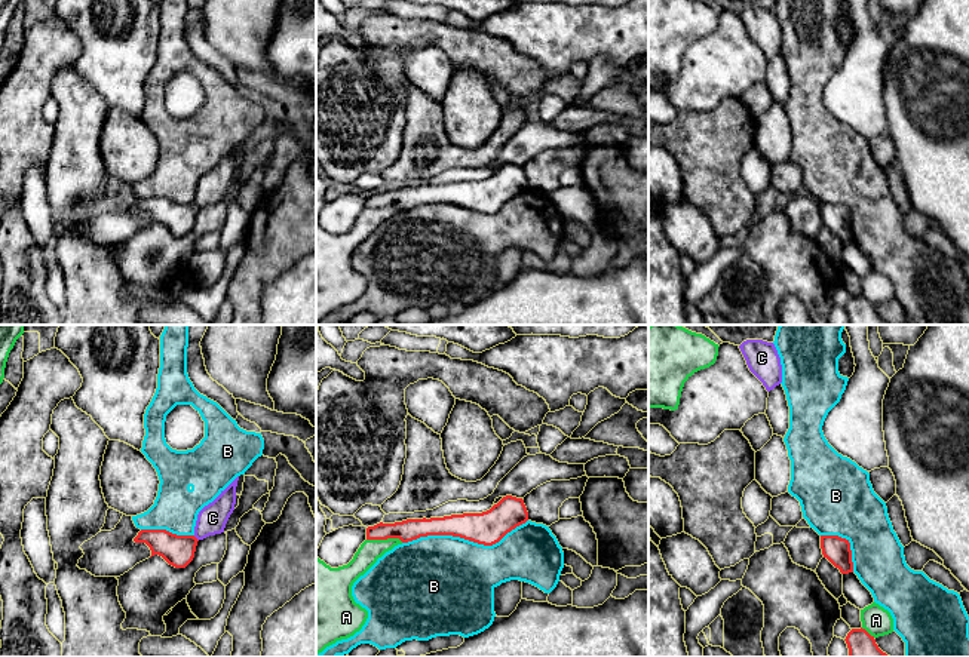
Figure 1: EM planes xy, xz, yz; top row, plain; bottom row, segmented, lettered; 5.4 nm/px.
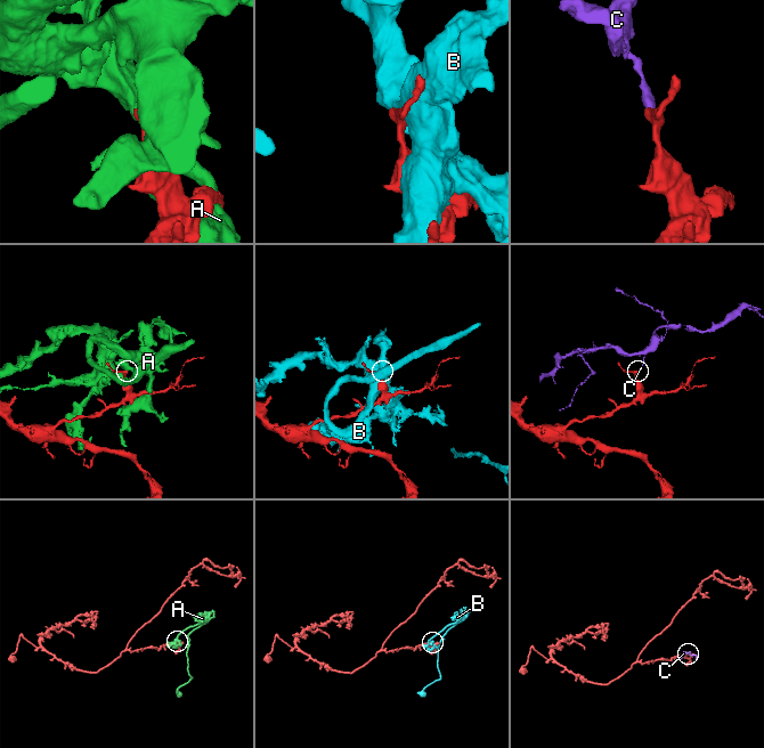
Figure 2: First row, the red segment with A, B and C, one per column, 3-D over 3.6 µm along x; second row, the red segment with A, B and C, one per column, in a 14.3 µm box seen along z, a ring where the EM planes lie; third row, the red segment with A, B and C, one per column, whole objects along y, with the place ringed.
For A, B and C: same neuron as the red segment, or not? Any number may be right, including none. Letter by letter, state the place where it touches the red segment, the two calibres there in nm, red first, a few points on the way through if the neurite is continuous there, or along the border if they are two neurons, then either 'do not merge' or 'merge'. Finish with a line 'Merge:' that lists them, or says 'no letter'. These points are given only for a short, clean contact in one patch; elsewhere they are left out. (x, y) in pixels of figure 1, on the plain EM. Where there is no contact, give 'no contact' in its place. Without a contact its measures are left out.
A: meets red in xz at (385, 206); 120 nm thick on the red side, 120 nm on the other; do not merge
B: meets red in xz at (465, 206); 180 nm thick on the red side, 500 nm on the other; do not merge
C: meets red in xy at (196, 206); 180 nm thick on the red side, 160 nm on the other; border along xy (193, 203), (198, 208); do not merge
Merge: no letter

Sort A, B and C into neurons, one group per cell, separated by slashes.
A / B / C

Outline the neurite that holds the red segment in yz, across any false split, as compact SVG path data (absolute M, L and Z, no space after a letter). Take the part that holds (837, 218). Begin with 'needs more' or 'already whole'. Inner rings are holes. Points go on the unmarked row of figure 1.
already whole | M821 203L821 217L827 225L841 242L853 240L850 211L838 203Z

